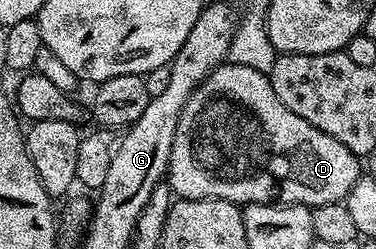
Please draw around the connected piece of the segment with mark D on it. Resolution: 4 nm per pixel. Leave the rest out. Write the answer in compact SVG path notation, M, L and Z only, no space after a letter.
M223 64L214 69L196 87L194 95L186 101L186 107L182 109L182 115L176 124L176 136L172 140L170 163L166 165L166 178L171 191L179 199L215 198L216 200L228 200L239 204L281 204L313 208L346 199L352 184L356 184L356 180L360 176L358 162L360 162L359 155L352 153L348 148L344 148L344 144L340 144L340 140L332 140L332 136L320 132L320 128L312 128L312 124L308 124L306 120L300 120L300 116L296 116L296 112L288 112L288 108L284 108L284 104L280 104L276 92L272 92L272 84L267 75L237 64Z

